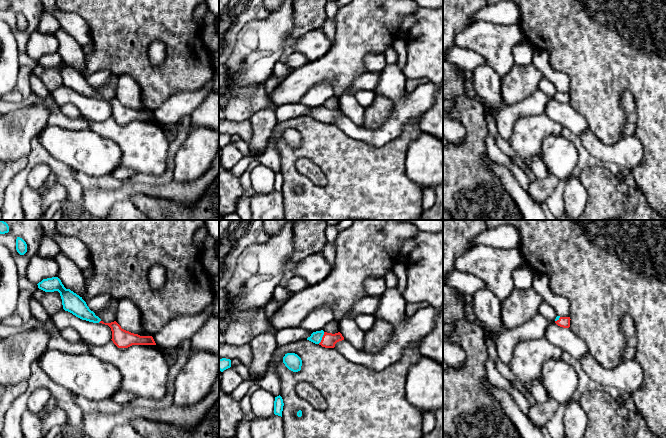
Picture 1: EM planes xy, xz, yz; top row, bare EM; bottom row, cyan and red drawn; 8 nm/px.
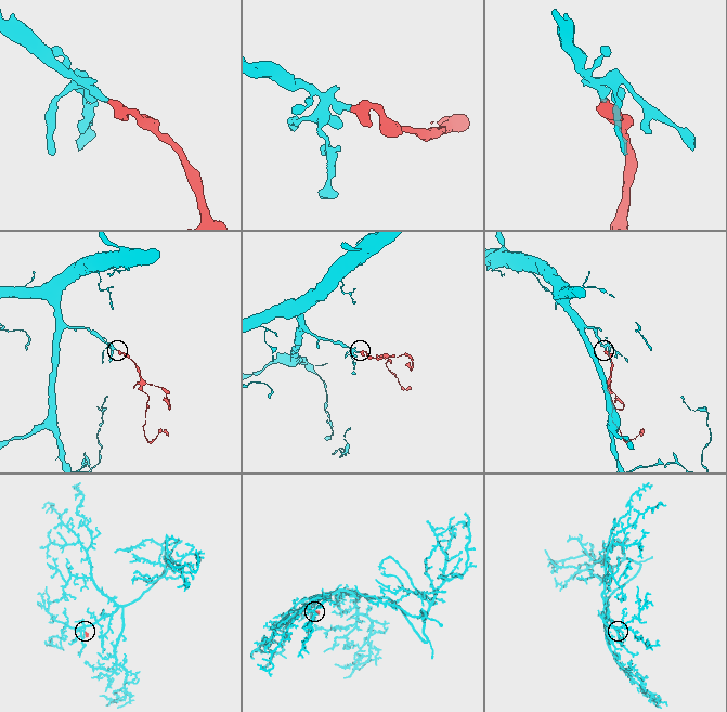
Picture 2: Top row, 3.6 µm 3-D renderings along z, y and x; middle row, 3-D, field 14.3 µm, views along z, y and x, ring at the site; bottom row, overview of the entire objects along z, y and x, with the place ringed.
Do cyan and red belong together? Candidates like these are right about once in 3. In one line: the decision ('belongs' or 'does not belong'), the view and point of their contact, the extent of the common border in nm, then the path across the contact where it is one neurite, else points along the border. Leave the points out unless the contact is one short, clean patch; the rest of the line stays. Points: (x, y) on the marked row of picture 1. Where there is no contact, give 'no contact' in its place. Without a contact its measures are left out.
belongs; contact xz (321, 338); length 110 nm; way xz (316, 337), (321, 338), (329, 340)

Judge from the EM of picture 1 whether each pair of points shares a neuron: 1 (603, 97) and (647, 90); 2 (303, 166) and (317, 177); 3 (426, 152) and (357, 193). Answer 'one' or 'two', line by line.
1: one
2: one
3: two

